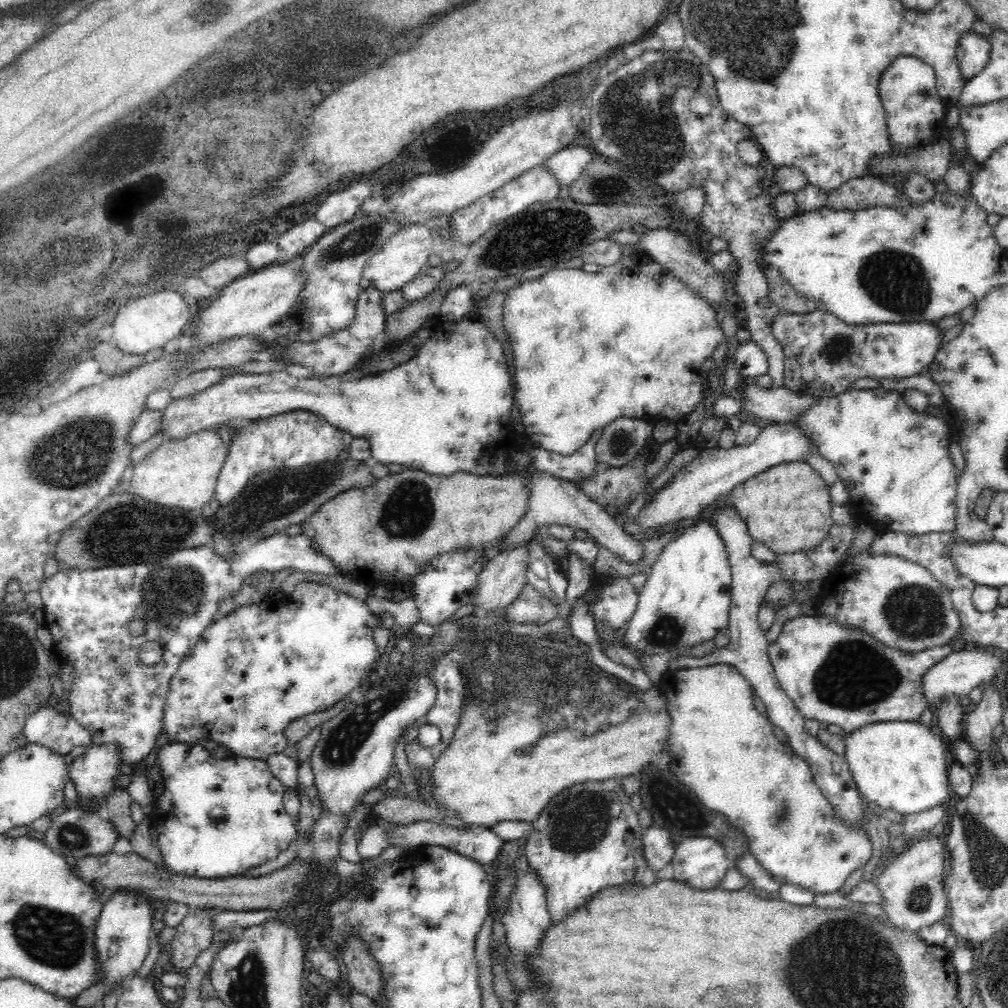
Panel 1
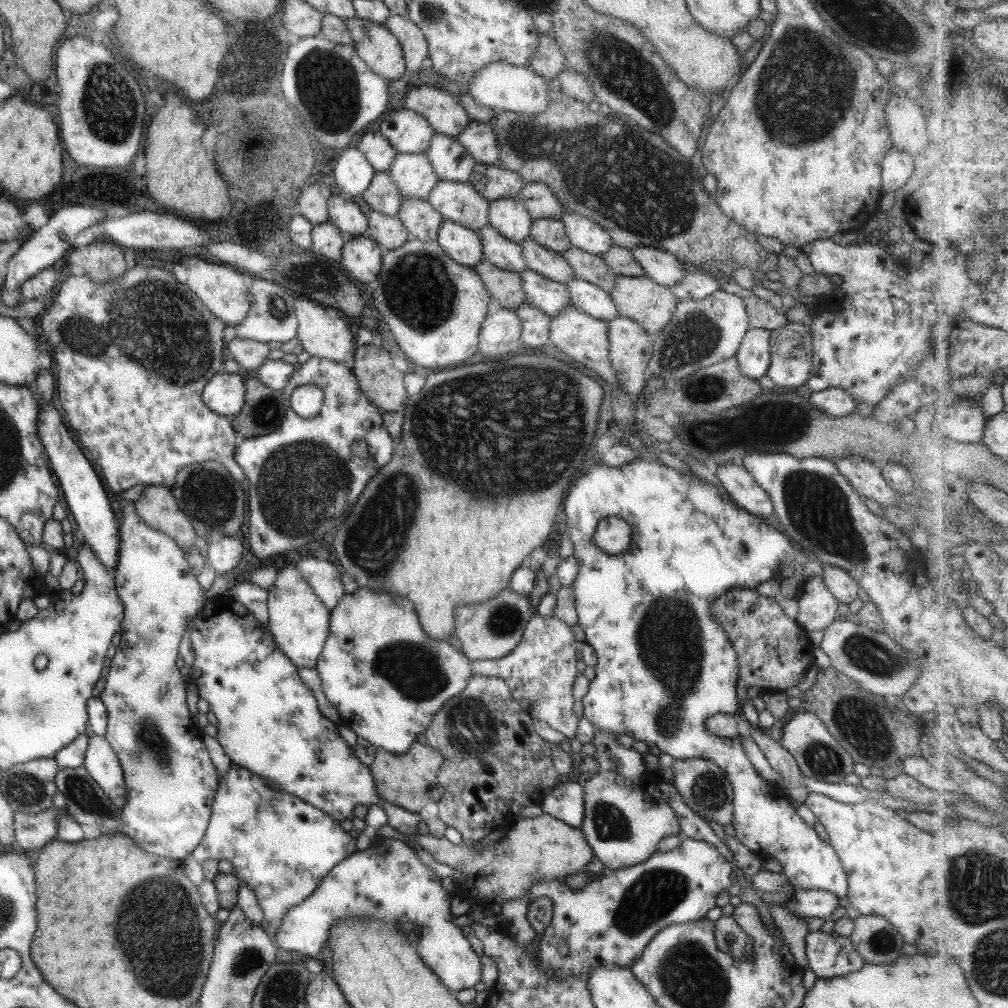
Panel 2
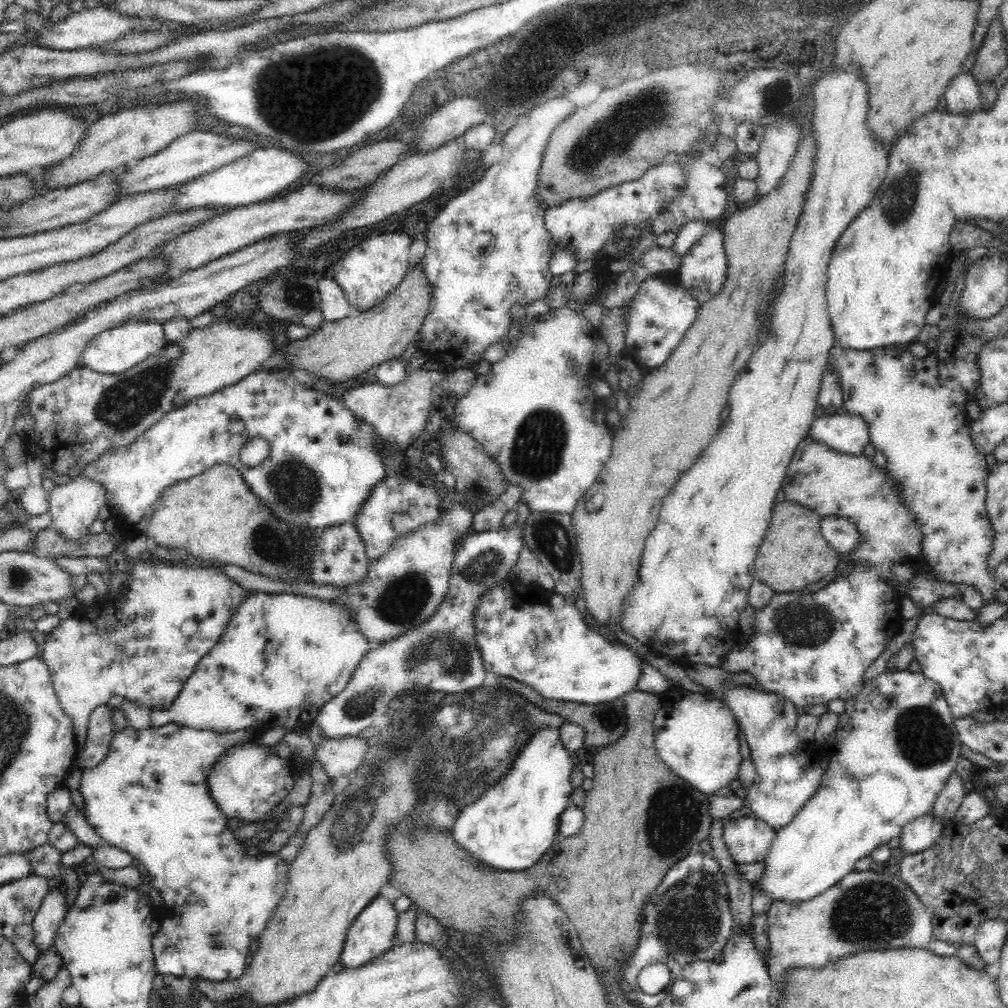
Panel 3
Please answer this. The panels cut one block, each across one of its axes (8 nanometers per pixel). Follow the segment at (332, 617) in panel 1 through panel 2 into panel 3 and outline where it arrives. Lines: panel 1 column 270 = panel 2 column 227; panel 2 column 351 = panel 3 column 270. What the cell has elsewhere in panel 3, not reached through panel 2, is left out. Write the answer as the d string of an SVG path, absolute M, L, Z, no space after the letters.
M253 740L247 744L232 746L218 760L218 764L214 766L214 772L208 778L213 801L222 809L222 812L226 813L226 817L228 818L240 818L240 820L249 822L269 820L274 816L274 814L271 814L272 808L290 795L290 792L293 790L293 778L296 774L299 774L285 760L273 755L270 747L255 745Z

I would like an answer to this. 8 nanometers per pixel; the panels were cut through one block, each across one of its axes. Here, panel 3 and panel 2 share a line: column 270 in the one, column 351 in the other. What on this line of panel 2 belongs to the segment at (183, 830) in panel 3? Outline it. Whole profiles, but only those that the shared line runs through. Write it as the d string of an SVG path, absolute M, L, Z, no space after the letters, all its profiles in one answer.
M396 834L393 838L373 841L369 848L351 853L331 868L303 902L291 907L284 914L272 938L273 942L278 948L307 954L309 958L317 954L317 960L321 960L319 951L326 942L327 932L340 918L407 920L419 926L417 930L413 930L416 951L441 984L455 994L459 990L473 988L479 982L481 972L479 957L463 937L460 928L450 921L451 897L441 888L441 878L435 876L405 846L405 842L401 840L405 836Z

